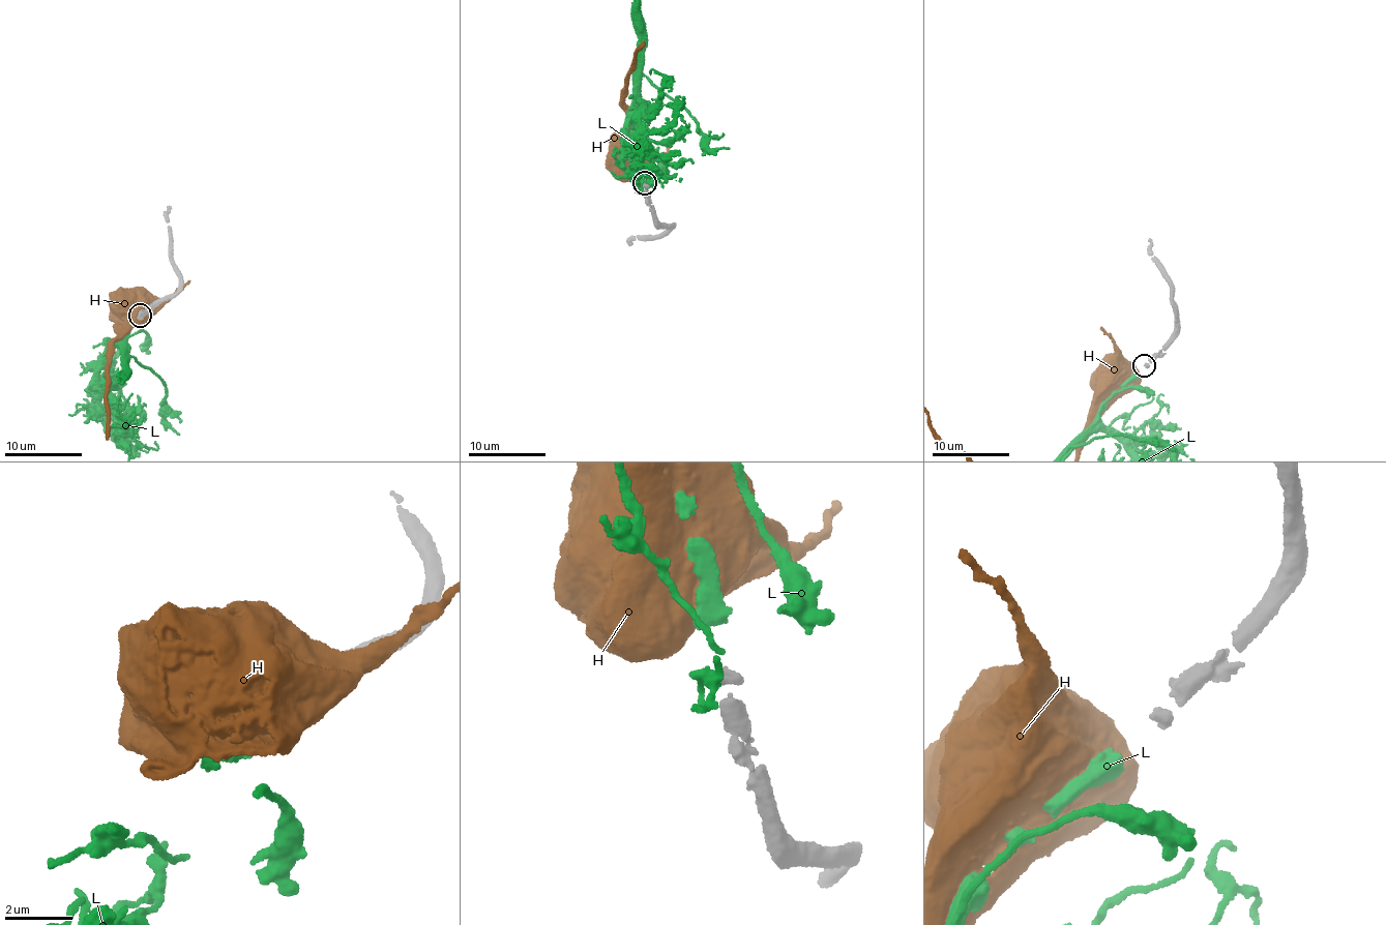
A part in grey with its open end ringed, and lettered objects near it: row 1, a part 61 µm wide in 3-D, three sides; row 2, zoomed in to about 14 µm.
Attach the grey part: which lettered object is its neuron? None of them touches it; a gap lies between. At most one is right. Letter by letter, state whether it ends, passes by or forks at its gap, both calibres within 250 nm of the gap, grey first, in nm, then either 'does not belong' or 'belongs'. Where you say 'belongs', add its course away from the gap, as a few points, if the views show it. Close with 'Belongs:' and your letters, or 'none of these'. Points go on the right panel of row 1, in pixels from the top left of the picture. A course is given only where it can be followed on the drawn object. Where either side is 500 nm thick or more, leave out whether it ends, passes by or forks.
H: calibres 320 and 850 nm; does not belong
L: calibres 320 and 600 nm; belongs
Belongs: L

